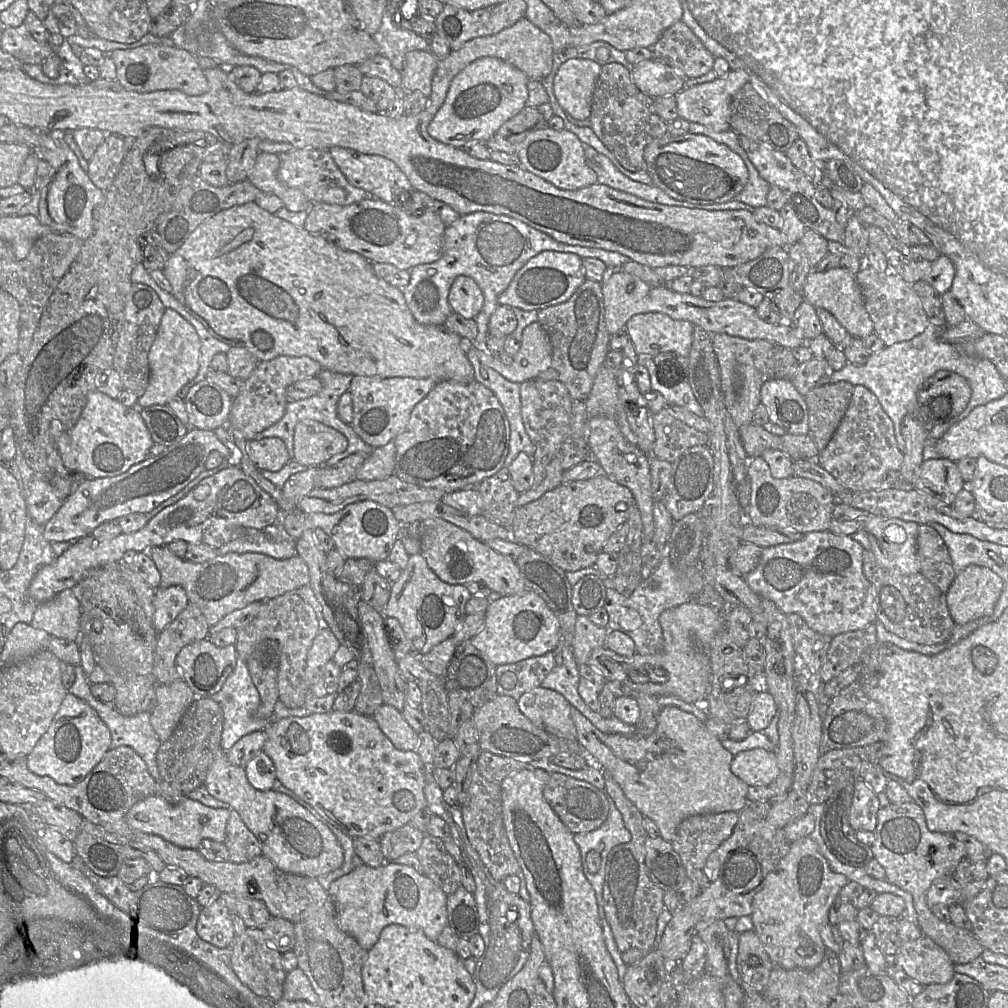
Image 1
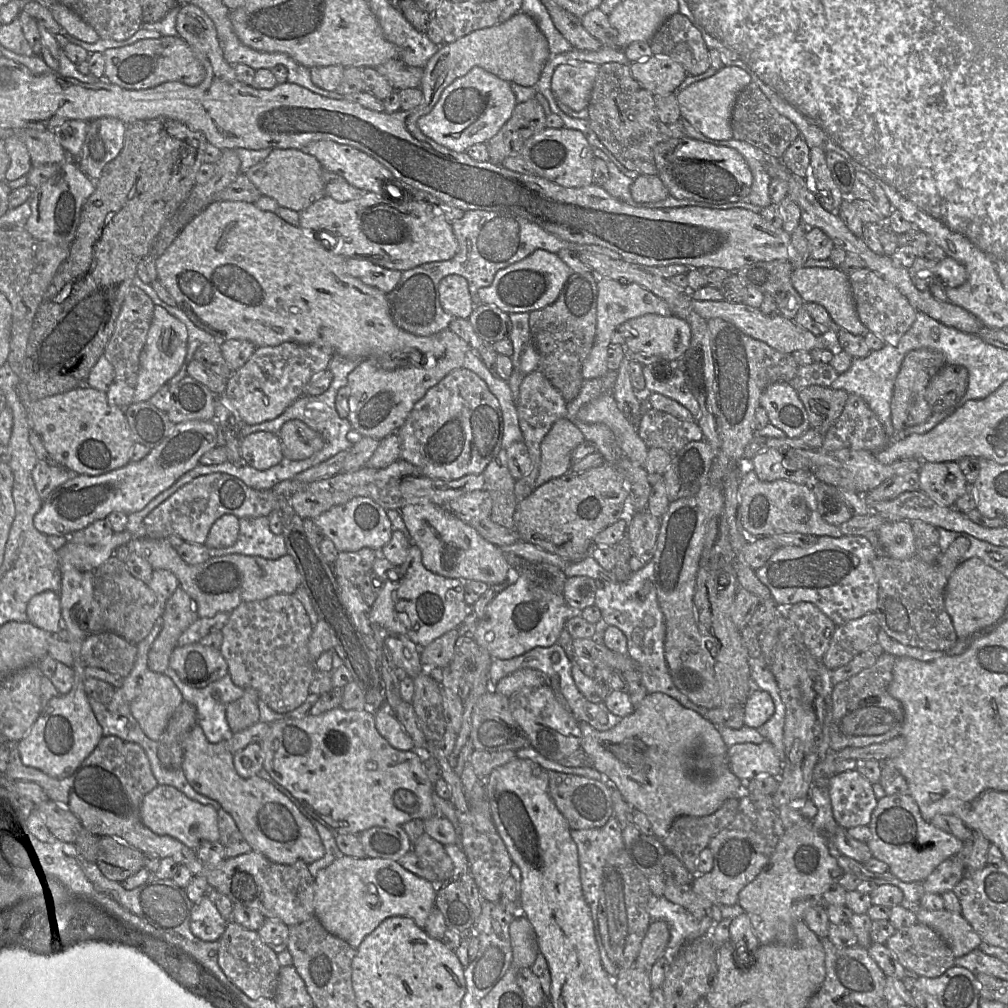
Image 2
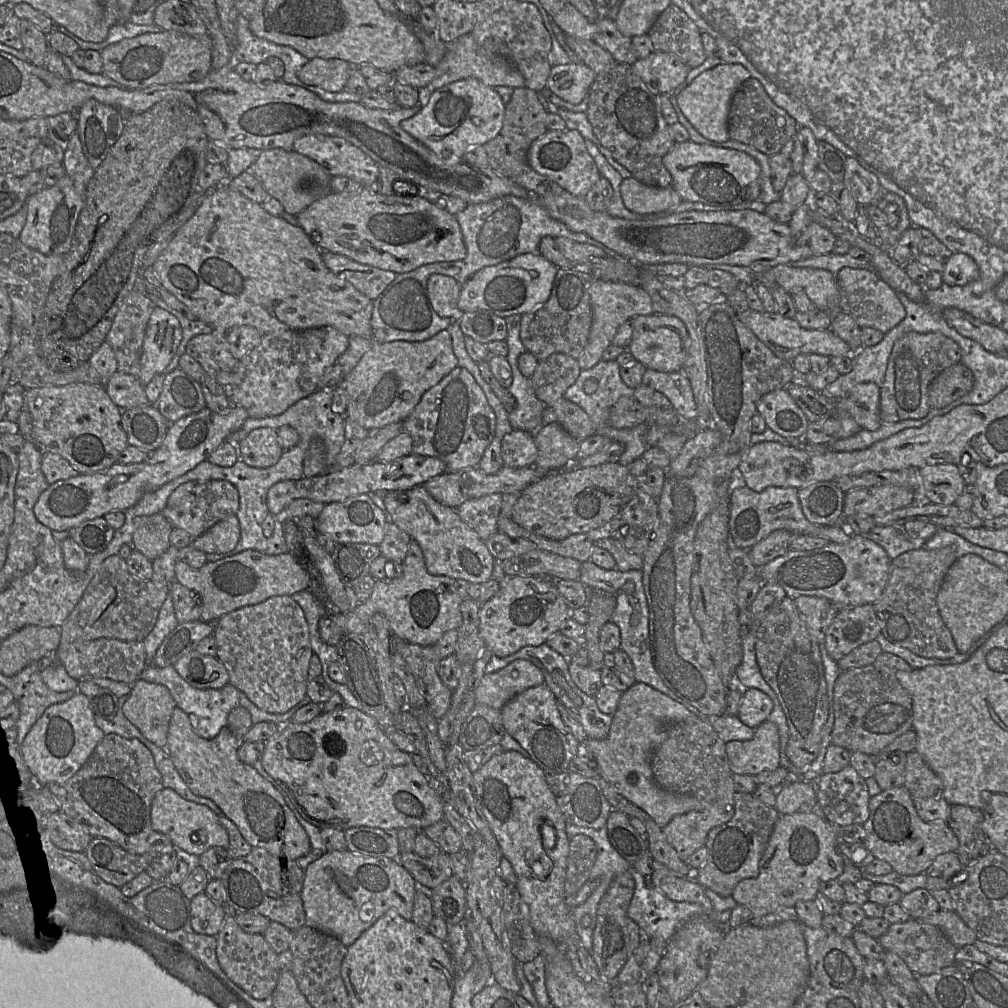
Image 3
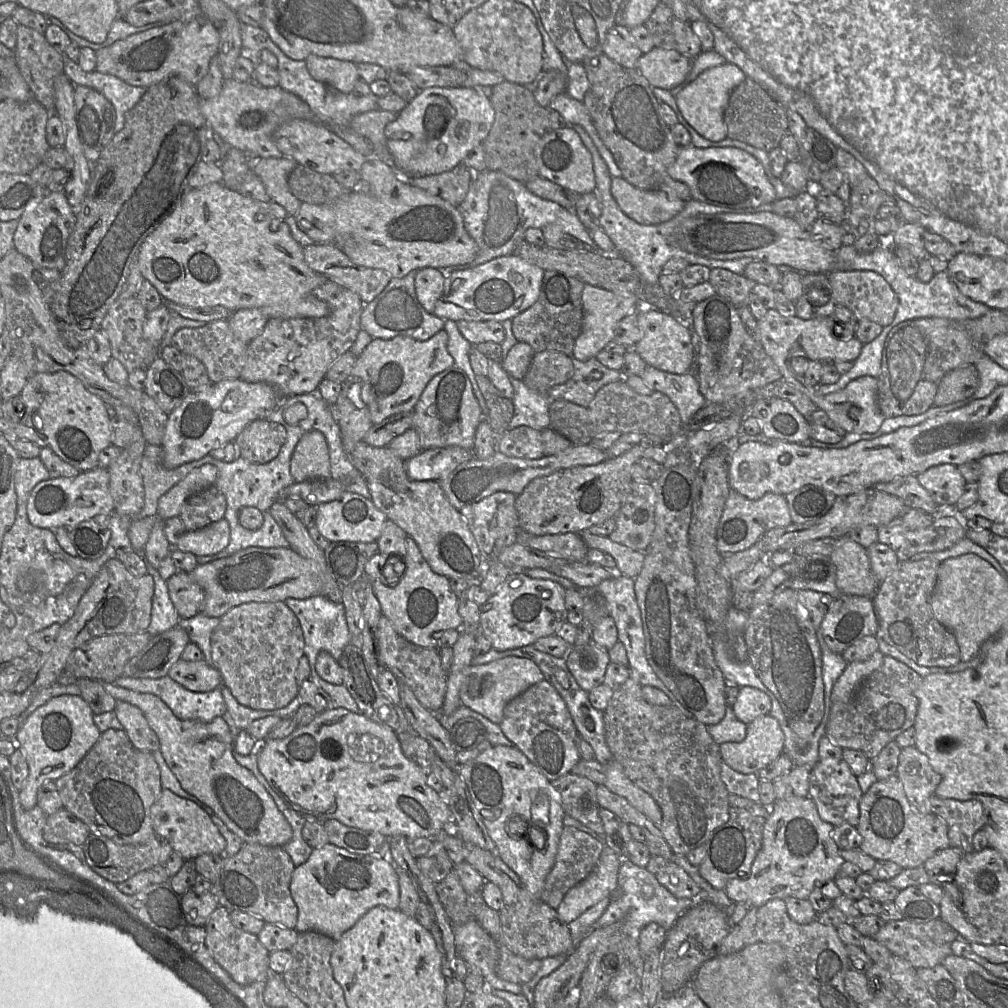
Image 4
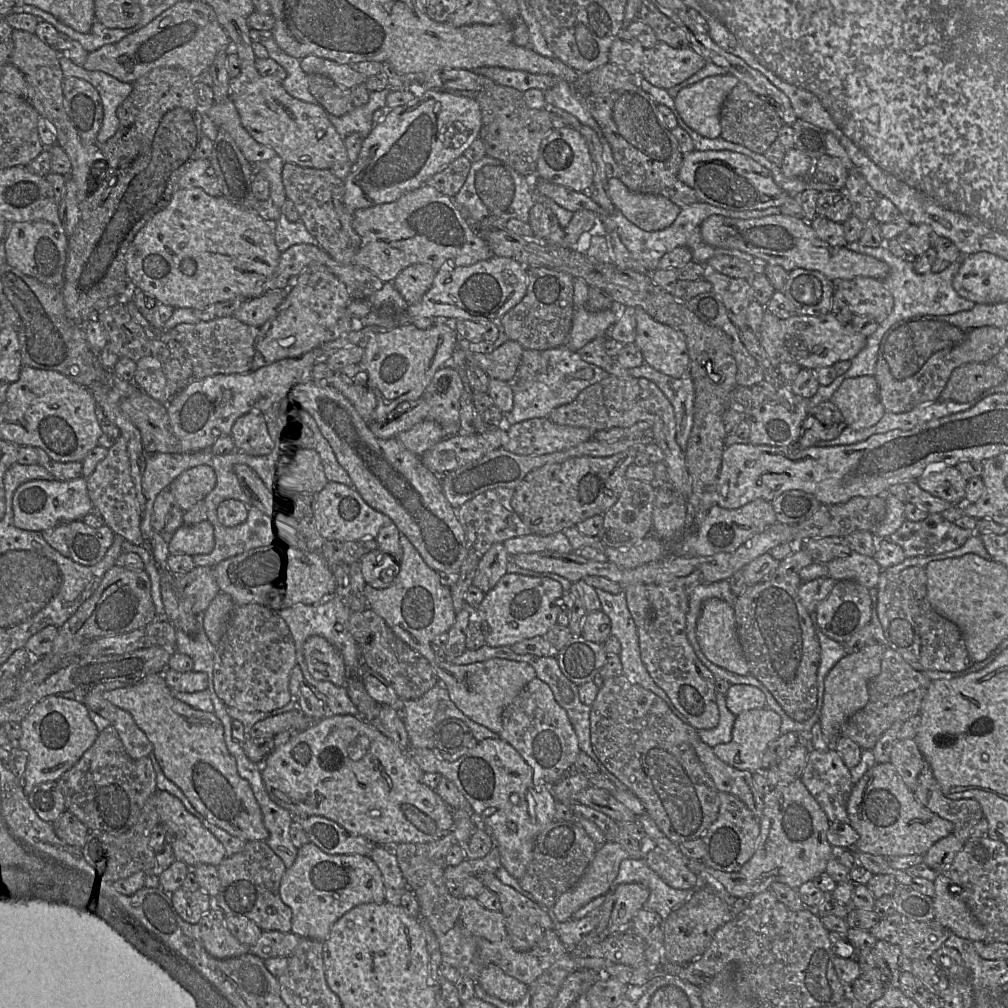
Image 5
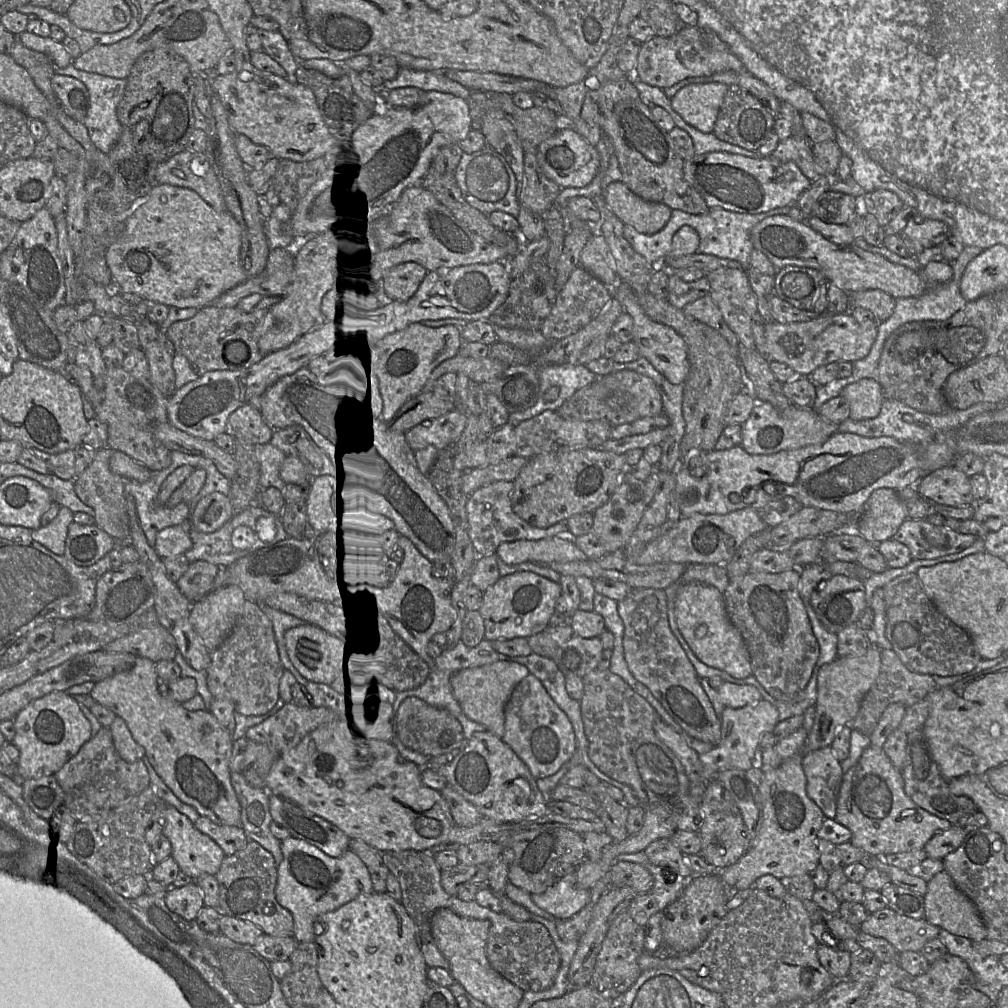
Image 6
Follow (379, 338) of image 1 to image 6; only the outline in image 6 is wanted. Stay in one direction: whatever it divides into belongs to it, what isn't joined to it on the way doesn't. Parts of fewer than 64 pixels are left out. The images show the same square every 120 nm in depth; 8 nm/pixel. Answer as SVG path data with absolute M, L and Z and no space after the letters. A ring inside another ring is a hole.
M155 184L129 216L120 238L107 249L106 261L122 292L138 294L151 303L200 310L249 279L240 260L241 245L241 225L229 211L216 211L189 188Z

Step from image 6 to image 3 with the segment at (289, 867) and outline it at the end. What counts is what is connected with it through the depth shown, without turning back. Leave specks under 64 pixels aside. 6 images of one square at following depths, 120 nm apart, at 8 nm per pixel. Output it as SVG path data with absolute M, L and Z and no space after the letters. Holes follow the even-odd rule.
M349 850L327 851L310 863L304 873L301 898L306 914L305 925L336 937L346 947L353 944L388 909L395 909L404 919L412 920L414 897L419 886L398 860L363 856Z

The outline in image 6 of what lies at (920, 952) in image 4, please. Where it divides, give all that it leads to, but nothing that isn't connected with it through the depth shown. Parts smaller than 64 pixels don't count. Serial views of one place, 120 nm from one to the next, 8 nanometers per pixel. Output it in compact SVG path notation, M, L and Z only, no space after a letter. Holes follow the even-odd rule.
M887 906L871 913L859 927L866 934L885 939L899 953L920 952L928 941L938 937L940 929L924 918L913 919Z

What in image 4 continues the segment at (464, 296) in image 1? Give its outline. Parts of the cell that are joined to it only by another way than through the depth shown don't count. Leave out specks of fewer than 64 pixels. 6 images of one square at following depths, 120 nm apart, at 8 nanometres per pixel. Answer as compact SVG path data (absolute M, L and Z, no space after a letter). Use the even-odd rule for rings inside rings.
M436 268L419 269L415 276L415 292L423 308L433 313L436 302L444 289L445 275Z

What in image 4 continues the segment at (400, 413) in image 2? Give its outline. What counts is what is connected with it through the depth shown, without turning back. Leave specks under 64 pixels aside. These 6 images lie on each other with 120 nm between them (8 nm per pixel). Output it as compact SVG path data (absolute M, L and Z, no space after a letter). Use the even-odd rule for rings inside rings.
M445 329L424 341L408 336L372 339L356 358L349 378L360 382L361 399L369 409L373 424L397 413L413 411L428 382L454 365L454 359L447 350L447 342L448 334Z

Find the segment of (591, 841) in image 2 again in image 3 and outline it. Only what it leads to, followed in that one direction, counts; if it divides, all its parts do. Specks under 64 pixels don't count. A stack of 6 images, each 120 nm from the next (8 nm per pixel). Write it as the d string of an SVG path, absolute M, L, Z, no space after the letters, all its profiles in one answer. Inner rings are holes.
M567 823L566 832L569 839L578 834L590 837L597 849L596 860L588 878L591 882L595 882L595 888L585 902L572 909L576 932L582 945L591 953L598 905L613 879L627 871L631 865L611 845L605 826L601 829L593 829ZM585 915L590 915L592 918L588 928L581 926L581 919Z

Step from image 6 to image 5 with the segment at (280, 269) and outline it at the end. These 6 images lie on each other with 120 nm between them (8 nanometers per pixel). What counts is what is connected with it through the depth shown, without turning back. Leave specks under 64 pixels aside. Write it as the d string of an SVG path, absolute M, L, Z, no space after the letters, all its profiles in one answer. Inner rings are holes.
M275 289L257 298L248 299L232 315L240 322L260 328L275 313L288 295L288 289Z

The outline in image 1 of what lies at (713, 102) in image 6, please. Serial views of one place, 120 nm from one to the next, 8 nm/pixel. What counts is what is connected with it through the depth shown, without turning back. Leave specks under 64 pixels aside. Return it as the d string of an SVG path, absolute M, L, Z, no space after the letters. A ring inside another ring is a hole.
M731 70L711 82L676 94L679 117L722 132L730 129L730 105L735 93L749 82L744 71Z

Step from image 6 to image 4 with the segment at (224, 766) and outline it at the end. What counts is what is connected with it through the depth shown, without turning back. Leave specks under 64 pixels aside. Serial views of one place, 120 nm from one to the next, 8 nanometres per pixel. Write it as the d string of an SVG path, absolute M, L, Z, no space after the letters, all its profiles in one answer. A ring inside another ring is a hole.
M100 682L105 691L116 700L126 701L143 712L159 739L162 756L181 787L210 807L244 843L283 847L292 839L292 827L271 795L253 773L233 757L234 736L222 717L216 717L209 723L181 720L154 694L132 691L115 683Z

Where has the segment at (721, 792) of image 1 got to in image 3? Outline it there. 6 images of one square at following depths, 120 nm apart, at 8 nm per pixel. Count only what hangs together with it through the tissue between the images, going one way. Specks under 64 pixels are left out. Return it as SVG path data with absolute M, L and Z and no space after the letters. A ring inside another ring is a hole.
M636 682L624 691L617 709L612 715L612 724L606 738L587 738L581 751L594 759L600 776L620 795L646 812L660 828L664 828L676 815L701 809L701 802L688 794L677 794L659 787L653 779L651 756L665 739L665 727L693 716L682 704L653 687Z

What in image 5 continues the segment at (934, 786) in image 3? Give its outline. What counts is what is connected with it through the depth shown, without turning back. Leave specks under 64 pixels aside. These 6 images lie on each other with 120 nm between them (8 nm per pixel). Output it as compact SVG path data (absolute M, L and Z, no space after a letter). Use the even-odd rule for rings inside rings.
M899 739L893 746L890 761L906 786L913 792L925 759L915 739Z

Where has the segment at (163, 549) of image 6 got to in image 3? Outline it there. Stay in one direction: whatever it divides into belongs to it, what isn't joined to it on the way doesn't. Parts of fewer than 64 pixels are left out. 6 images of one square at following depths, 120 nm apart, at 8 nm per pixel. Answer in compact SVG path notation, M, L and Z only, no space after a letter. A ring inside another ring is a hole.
M231 515L194 538L190 546L205 553L224 553L233 550L239 538L239 520L236 515Z

